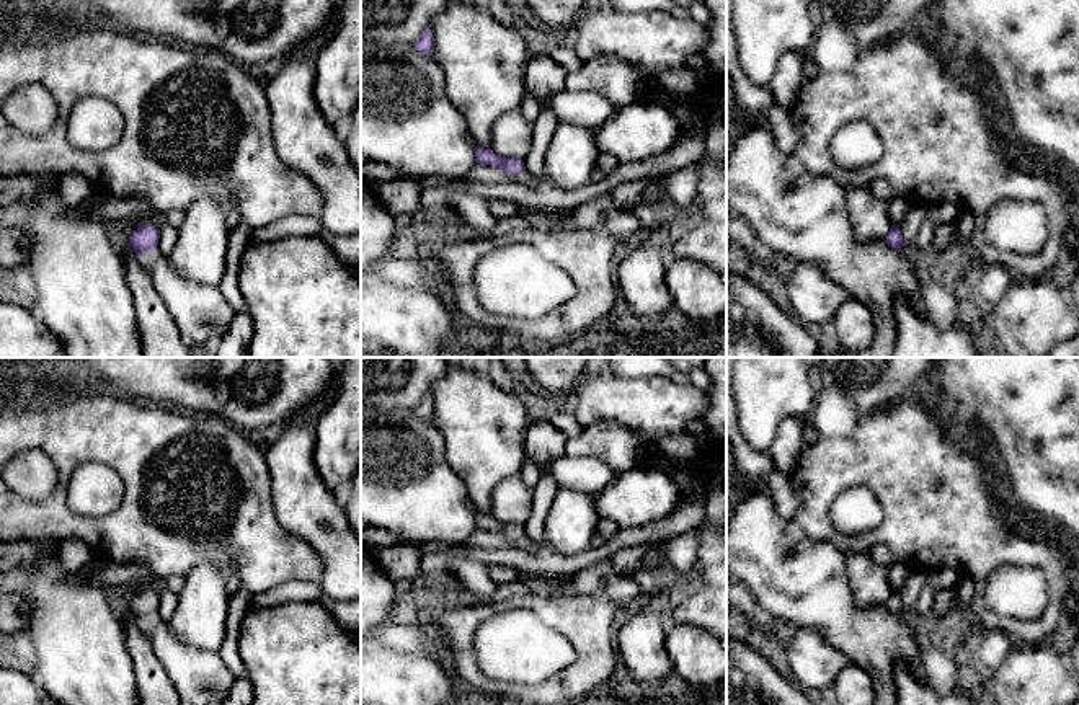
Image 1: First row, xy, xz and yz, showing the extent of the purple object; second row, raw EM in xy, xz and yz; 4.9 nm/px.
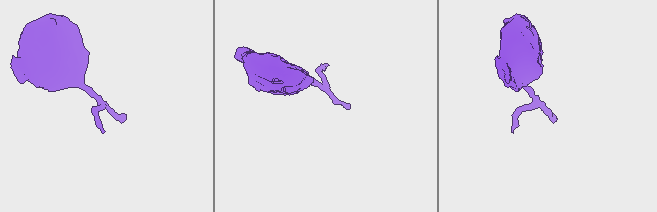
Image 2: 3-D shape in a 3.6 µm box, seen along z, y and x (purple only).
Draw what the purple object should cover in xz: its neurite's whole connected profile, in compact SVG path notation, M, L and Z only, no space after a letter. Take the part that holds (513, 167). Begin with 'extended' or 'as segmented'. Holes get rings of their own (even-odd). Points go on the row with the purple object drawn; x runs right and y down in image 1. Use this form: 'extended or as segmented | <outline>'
as segmented | M475 147L475 162L480 165L493 165L504 170L508 175L519 175L526 166L522 160L506 158L495 153L491 149Z

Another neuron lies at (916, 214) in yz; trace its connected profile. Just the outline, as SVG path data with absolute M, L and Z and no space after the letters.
M911 204L903 222L899 224L899 230L903 233L904 243L914 243L916 237L929 217L929 206L926 204Z

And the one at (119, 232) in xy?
M155 211L150 217L140 219L137 222L116 220L116 222L103 222L103 224L111 242L116 246L124 248L127 246L129 238L137 230L137 227L145 222L152 224L157 230L160 230L167 224L167 219L165 214Z

